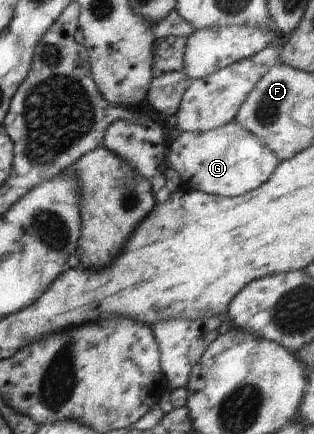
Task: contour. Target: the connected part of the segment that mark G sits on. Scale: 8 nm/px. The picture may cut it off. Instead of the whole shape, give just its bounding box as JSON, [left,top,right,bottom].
[168,121,281,197]

